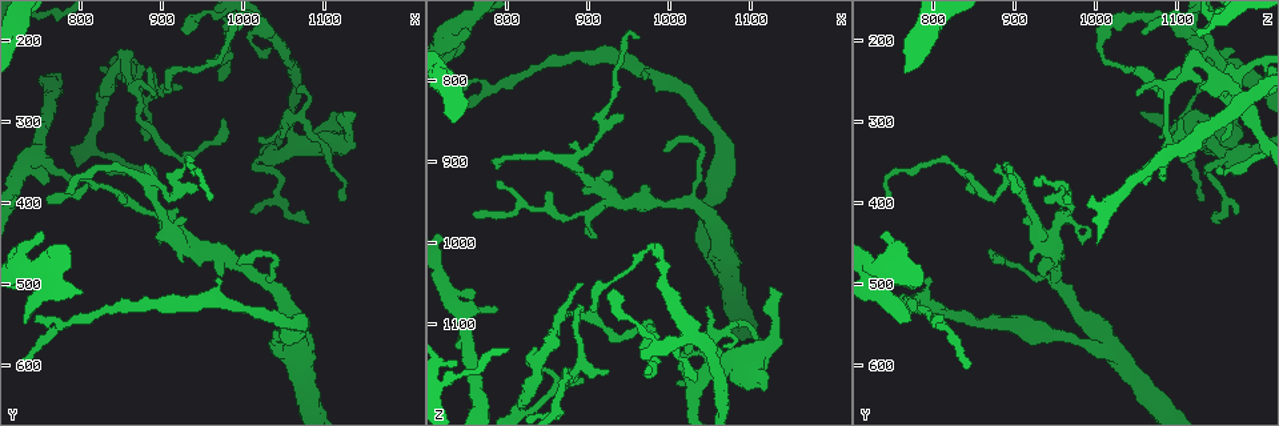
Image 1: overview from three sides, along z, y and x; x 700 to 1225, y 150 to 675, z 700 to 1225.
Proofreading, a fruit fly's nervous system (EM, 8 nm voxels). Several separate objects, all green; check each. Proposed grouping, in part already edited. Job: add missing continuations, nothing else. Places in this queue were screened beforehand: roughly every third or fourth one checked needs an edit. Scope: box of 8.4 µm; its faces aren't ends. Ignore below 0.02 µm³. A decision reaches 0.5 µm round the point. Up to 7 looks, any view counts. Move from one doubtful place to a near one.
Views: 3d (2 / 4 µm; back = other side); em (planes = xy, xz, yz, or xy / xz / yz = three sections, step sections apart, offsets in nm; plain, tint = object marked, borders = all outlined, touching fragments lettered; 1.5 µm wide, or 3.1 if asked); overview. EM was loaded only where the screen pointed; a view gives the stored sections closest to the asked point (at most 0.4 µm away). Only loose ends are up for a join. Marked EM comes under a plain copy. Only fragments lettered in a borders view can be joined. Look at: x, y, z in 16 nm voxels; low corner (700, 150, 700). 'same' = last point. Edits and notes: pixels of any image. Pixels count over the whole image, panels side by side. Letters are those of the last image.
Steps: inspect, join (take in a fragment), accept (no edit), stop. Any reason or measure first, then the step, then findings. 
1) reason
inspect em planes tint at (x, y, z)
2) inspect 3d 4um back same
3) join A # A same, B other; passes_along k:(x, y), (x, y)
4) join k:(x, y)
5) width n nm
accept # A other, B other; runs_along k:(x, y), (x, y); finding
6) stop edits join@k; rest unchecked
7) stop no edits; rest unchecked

branch stops here
inspect 3d 4um at (750, 440, 740)

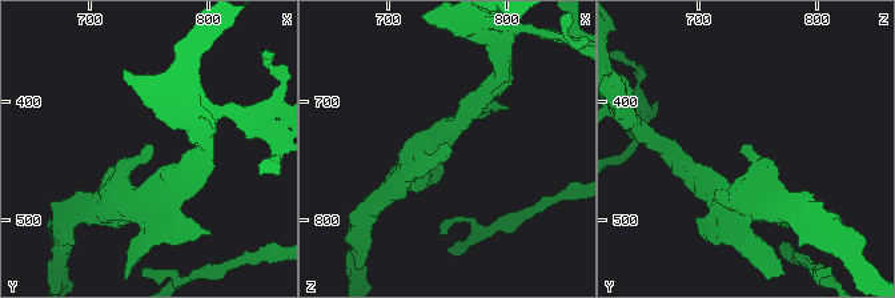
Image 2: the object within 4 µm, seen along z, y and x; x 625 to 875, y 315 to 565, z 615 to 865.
need the tissue
inspect em planes tint at (752, 438, 738)

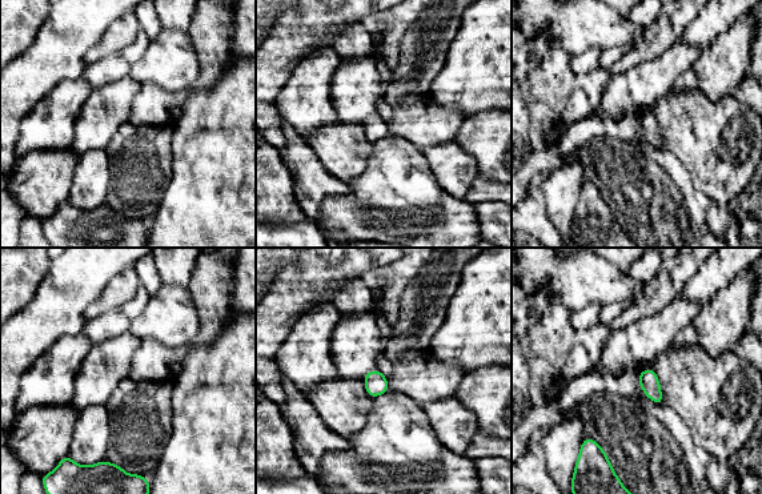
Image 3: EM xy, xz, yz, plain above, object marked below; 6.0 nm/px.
inspect em planes borders same

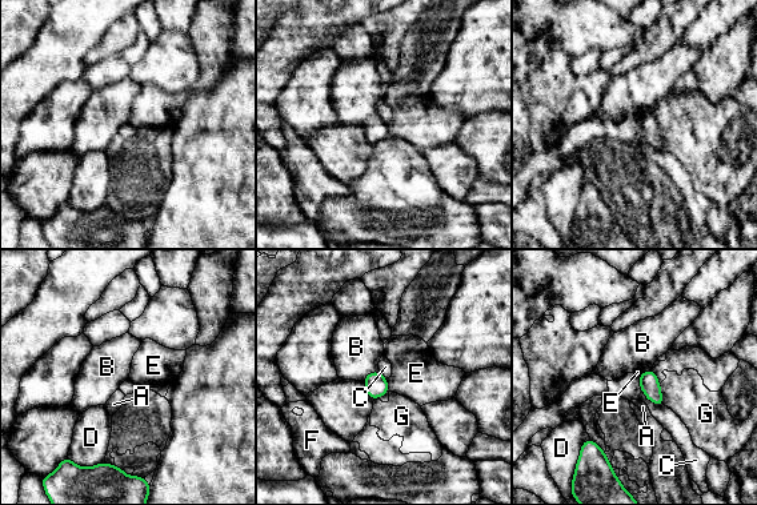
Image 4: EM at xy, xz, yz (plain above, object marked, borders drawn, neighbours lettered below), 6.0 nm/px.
longest_contact C 260 nm
accept # A other, B other, C other, D other, E other, F other, G other; border 4:(385, 379), (391, 391); none of them fits

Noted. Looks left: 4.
free end
inspect 3d 4um at (1045, 320, 1080)

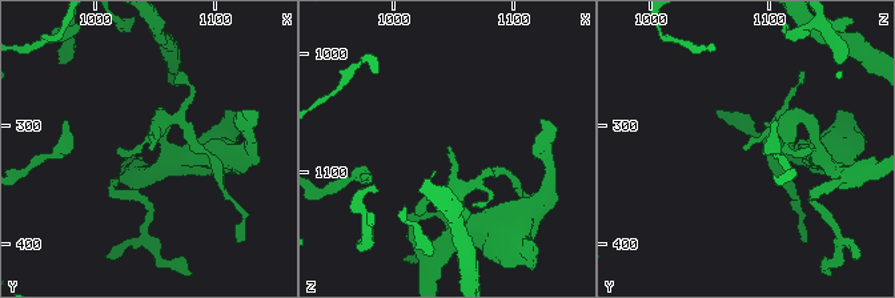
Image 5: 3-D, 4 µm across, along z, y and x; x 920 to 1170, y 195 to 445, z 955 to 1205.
inspect em planes borders at (1044, 320, 1078)

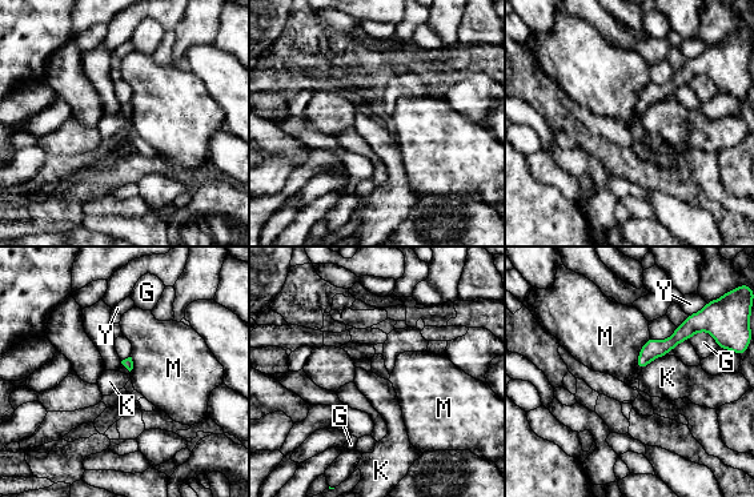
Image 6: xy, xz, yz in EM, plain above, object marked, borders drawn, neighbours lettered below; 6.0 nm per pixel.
longest_contact M 220 nm
accept # G other, K other, M other, Y other; border 6:(665, 355), (654, 357), (641, 369); none of them fits

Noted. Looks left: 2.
stop no edits; rest unchecked

